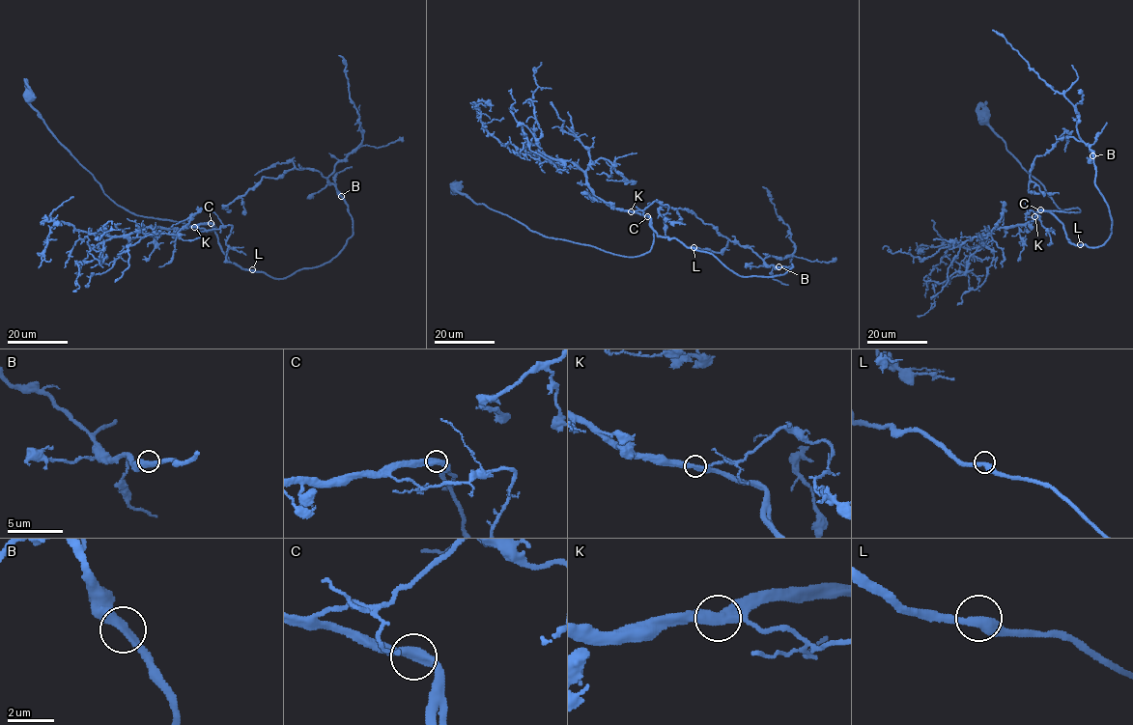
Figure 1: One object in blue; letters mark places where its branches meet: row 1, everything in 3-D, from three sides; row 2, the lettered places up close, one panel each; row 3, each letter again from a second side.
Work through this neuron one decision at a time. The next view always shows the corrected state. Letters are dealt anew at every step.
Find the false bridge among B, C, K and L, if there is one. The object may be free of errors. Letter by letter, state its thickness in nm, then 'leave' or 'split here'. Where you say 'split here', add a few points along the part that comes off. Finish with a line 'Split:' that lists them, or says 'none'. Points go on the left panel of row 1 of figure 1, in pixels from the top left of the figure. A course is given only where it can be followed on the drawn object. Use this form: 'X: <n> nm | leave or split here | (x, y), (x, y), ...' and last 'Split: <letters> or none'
B: 400 nm | leave
C: 400 nm | leave
K: 400 nm | leave
L: 400 nm | leave
Split: none

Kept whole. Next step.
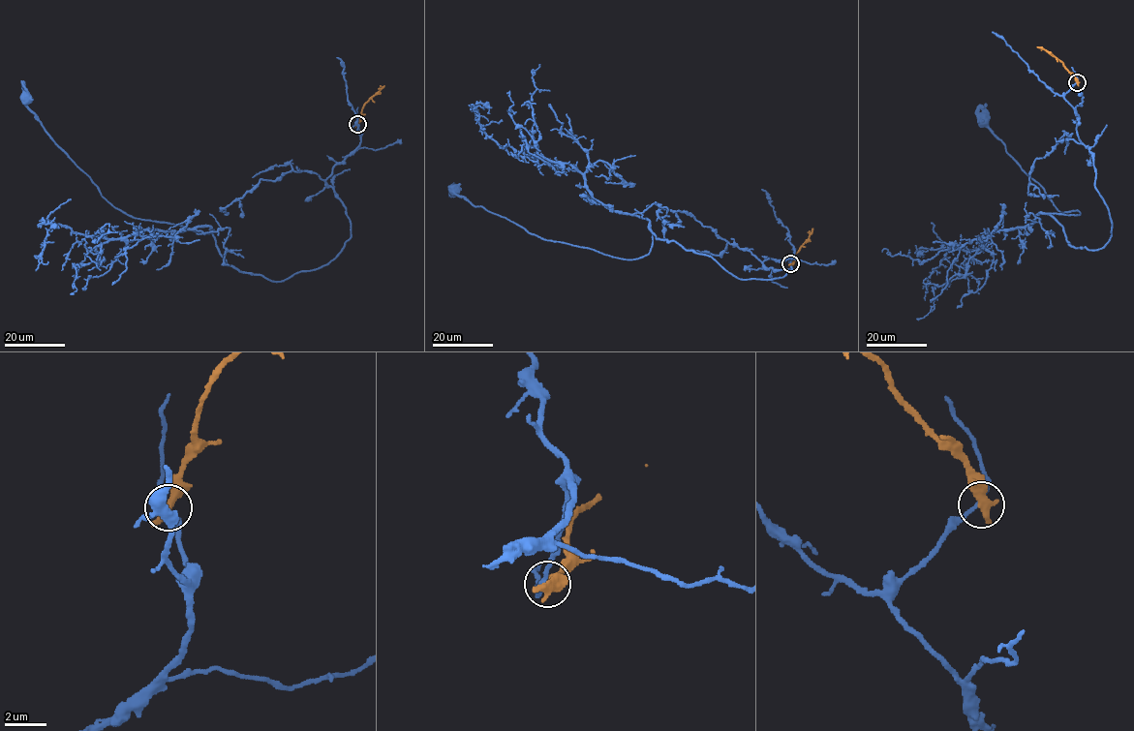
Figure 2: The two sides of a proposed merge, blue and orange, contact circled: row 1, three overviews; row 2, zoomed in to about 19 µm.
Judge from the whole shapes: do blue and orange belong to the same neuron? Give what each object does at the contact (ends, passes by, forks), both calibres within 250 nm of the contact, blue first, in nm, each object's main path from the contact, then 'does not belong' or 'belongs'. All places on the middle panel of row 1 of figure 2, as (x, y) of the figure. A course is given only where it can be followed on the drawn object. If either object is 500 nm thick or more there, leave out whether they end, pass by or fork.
170/550 nm | blue via (790, 264), (794, 249), (763, 262), (782, 277), (740, 279), (650, 228), (647, 255), (604, 255), (454, 190) | orange via (790, 264), (812, 228) | does not belong

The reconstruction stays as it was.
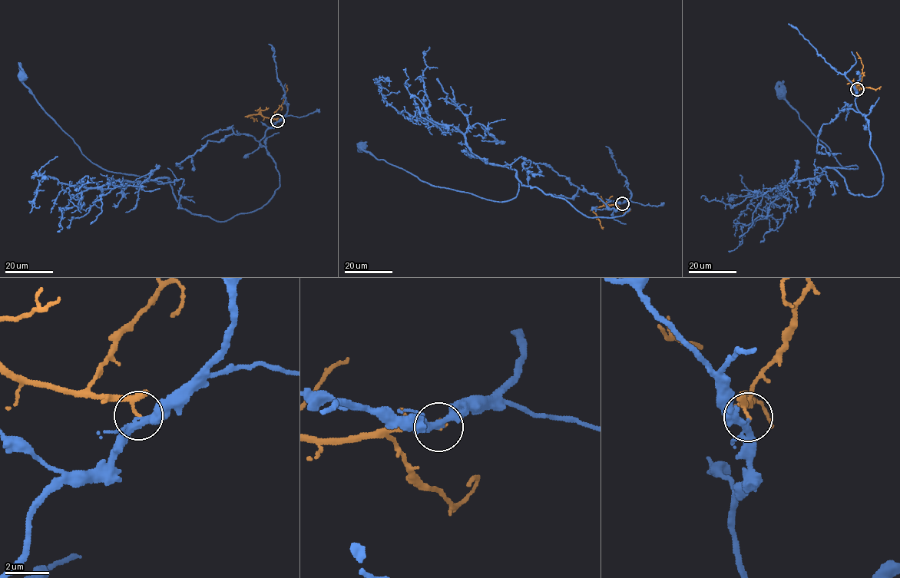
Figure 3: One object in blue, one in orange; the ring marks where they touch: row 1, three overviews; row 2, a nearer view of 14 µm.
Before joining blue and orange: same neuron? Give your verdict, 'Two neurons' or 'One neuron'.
Two neurons

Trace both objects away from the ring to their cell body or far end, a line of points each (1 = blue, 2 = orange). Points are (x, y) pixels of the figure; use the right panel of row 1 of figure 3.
1: (857, 90), (883, 176), (865, 196), (849, 193), (834, 168), (858, 166), (838, 163), (781, 93)
2: (857, 89), (857, 85), (860, 88), (873, 89), (881, 86)

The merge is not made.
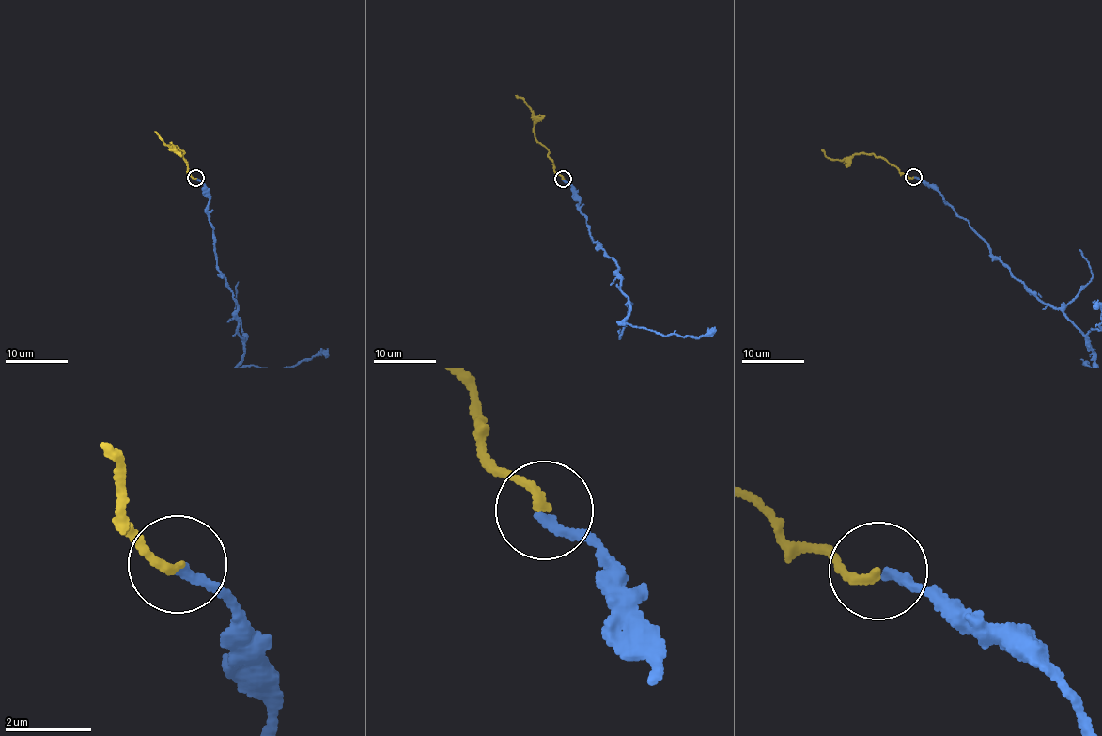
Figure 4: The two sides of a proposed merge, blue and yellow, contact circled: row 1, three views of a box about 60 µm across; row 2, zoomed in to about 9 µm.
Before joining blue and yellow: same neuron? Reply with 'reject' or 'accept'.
accept

